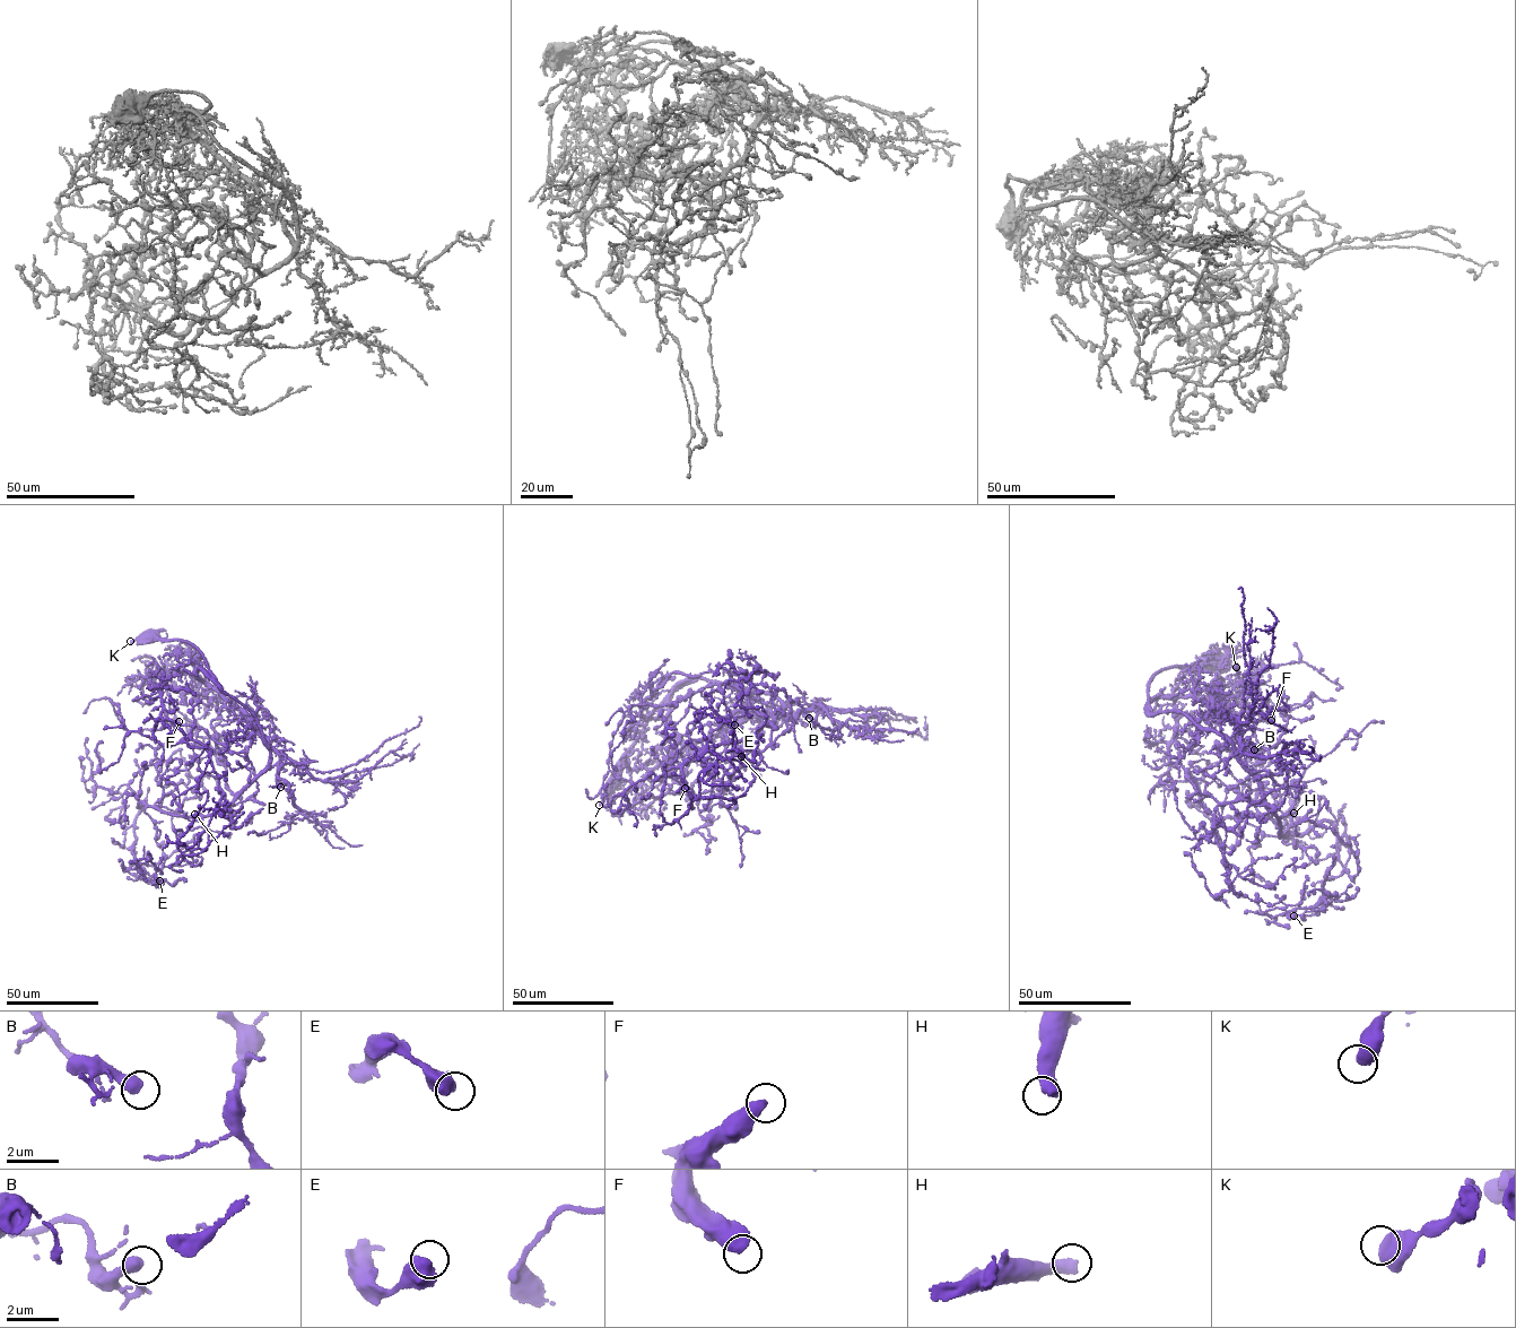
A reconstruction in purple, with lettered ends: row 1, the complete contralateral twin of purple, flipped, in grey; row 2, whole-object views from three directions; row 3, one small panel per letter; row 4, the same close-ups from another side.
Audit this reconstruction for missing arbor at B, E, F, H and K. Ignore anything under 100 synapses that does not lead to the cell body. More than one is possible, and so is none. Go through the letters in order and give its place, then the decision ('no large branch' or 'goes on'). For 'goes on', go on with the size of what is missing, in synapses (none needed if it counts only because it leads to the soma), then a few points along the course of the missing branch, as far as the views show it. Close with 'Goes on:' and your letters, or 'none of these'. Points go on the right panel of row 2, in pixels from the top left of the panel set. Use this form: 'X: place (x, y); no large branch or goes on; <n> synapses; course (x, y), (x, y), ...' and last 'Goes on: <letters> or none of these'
B: place (1254, 749); no large branch
E: place (1294, 916); no large branch
F: place (1271, 720); no large branch
H: place (1294, 813); goes on; 600 synapses
K: place (1236, 667); no large branch
Goes on: H

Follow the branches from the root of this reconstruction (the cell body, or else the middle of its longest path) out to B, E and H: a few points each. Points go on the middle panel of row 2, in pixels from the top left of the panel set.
B: (611, 781), (648, 718), (682, 684), (670, 712), (685, 743), (757, 715), (800, 711), (809, 718)
E: (611, 781), (684, 685), (760, 691), (784, 710), (684, 765), (690, 806), (717, 758), (700, 714), (734, 725)
H: (611, 781), (648, 718), (673, 691), (699, 678), (765, 692), (781, 703), (784, 710), (745, 741), (741, 756)

